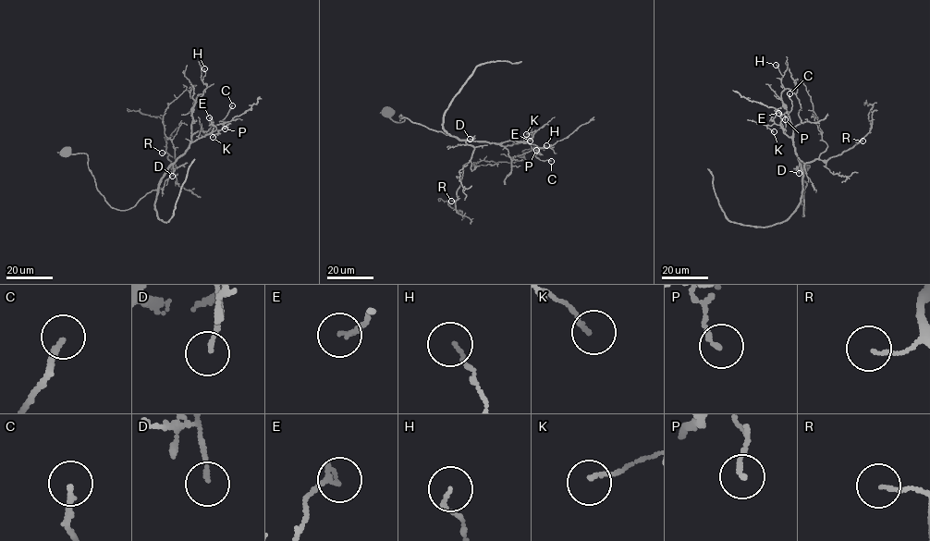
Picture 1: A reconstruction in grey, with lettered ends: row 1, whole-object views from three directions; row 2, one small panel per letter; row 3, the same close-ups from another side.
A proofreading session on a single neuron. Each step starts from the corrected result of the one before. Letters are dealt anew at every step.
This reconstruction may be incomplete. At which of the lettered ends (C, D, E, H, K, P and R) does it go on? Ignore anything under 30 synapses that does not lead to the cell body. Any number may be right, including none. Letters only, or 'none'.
none

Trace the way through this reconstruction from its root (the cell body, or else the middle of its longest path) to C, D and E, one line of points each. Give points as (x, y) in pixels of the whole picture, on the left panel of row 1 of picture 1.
C: (66, 153), (86, 153), (97, 190), (112, 207), (125, 210), (157, 189), (190, 143), (223, 123), (232, 105)
D: (66, 153), (86, 153), (96, 189), (111, 206), (120, 210), (130, 208), (157, 189), (171, 165), (172, 176)
E: (66, 153), (86, 153), (97, 190), (112, 207), (125, 210), (157, 189), (192, 141), (215, 130), (209, 117)

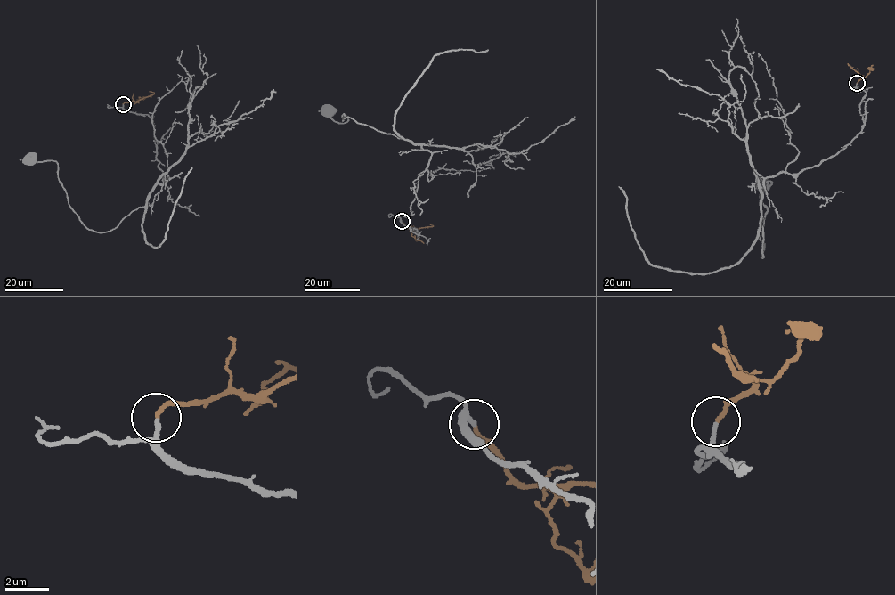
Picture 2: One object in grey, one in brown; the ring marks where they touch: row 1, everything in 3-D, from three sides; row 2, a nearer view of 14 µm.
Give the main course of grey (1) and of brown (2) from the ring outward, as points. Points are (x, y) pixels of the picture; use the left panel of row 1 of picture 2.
1: (122, 104), (153, 119), (157, 166), (169, 178), (112, 229), (96, 232), (80, 220), (56, 162), (30, 160)
2: (122, 103), (153, 94), (150, 91)

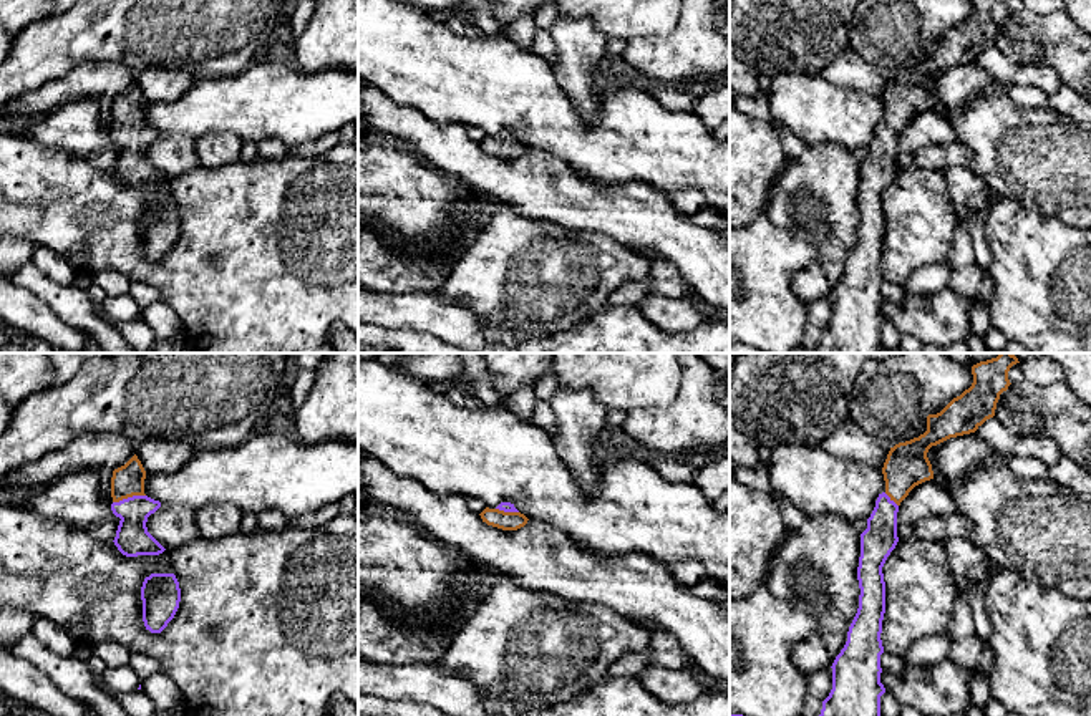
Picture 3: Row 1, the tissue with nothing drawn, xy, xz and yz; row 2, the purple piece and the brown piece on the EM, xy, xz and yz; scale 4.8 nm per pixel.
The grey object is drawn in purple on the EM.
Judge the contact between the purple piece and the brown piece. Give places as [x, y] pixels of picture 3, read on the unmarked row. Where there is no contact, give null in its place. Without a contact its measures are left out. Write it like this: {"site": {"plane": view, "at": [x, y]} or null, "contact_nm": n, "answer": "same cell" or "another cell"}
{"site": {"plane": "xy", "at": [128, 126]}, "contact_nm": 170, "answer": "same cell"}

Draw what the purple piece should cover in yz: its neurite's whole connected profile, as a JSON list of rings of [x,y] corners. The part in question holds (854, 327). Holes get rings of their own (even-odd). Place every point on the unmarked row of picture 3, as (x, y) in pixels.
[[[972,0],[973,12],[940,41],[927,45],[927,60],[890,76],[882,96],[885,119],[861,162],[857,196],[859,237],[849,255],[847,270],[832,292],[832,318],[821,343],[806,353],[877,353],[880,348],[880,262],[885,242],[882,196],[895,177],[897,141],[909,121],[933,108],[927,81],[950,66],[975,61],[995,45],[1000,23],[1011,13],[1008,0]]]

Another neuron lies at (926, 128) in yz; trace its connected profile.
[[[930,108],[915,114],[900,131],[897,151],[915,152],[924,146],[947,144],[955,139],[958,139],[957,123]]]

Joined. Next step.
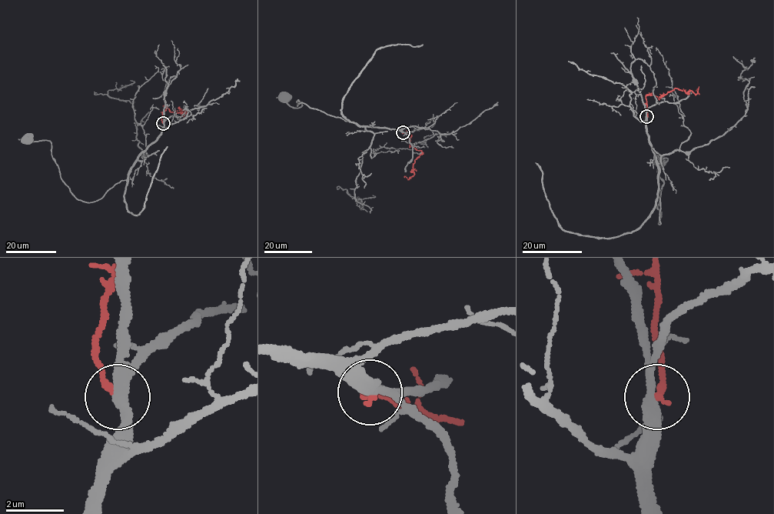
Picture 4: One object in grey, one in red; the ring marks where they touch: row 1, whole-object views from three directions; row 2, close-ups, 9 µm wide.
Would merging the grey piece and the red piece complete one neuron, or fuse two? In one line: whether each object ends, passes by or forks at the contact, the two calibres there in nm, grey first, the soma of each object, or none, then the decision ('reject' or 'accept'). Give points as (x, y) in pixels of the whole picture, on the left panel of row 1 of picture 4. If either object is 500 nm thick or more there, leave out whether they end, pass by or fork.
grey passes by; red ends; calibres 320 and 240 nm; soma grey (28, 138); soma red none; reject

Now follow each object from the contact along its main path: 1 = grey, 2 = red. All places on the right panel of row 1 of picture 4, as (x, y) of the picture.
1: (646, 116), (659, 171), (659, 225), (661, 214), (657, 207), (663, 181), (657, 165), (668, 158), (660, 163)
2: (647, 116), (646, 96), (650, 94), (659, 99), (675, 88), (695, 93), (698, 88), (698, 91)

